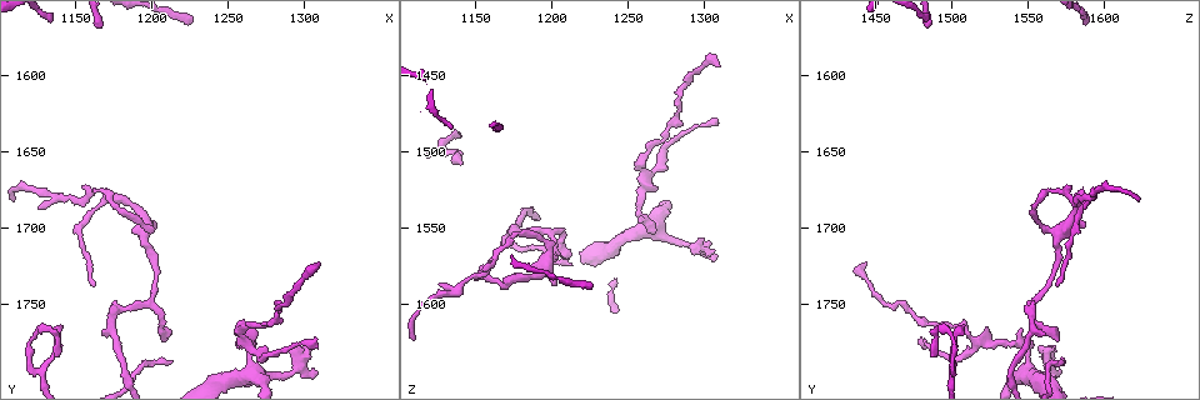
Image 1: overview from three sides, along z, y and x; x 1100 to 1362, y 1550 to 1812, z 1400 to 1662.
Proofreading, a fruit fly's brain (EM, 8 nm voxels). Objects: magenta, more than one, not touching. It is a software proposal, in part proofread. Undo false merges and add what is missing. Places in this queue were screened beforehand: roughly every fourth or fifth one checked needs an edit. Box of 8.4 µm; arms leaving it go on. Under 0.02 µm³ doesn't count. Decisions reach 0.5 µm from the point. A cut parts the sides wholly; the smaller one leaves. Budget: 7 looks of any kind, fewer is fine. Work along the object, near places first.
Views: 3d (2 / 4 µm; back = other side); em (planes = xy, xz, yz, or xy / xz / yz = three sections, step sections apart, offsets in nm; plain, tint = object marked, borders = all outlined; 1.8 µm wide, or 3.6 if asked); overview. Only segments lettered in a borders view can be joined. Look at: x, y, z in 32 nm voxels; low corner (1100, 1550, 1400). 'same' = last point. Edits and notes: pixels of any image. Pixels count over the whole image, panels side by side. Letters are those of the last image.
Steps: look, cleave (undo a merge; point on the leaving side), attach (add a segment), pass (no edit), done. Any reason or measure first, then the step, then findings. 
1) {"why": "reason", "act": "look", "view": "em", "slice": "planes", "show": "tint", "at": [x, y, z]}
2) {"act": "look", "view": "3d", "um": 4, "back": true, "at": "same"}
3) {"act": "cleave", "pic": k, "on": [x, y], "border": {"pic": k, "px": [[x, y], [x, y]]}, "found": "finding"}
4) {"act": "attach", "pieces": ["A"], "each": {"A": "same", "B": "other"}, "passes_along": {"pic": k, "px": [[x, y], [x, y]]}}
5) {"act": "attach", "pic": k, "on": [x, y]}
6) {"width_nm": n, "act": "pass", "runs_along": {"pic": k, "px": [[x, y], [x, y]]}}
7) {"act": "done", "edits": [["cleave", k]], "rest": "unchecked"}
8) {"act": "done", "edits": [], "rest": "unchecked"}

{"why": "three arms meet", "act": "look", "view": "em", "slice": "planes", "show": "plain", "at": [1194, 1700, 1570]}

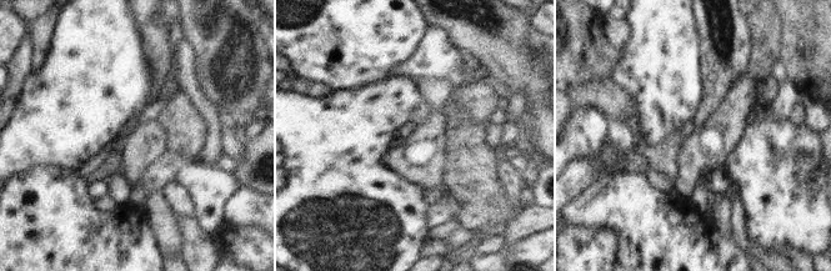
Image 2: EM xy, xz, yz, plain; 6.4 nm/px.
{"act": "look", "view": "em", "slice": "planes", "show": "borders", "at": "same"}

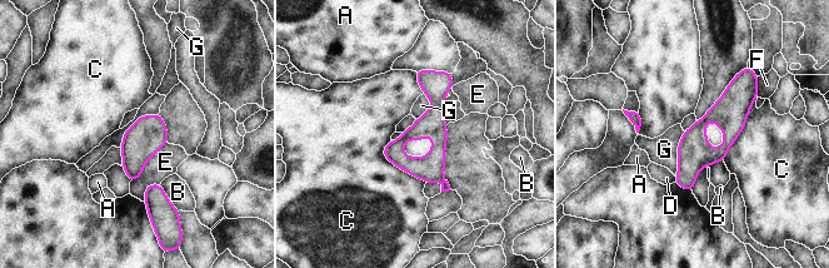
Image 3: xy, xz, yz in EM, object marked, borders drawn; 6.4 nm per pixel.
{"act": "pass", "each": {"A": "other", "B": "other", "C": "other", "D": "other", "E": "other", "F": "other", "G": "other"}, "runs_along": {"pic": 3, "px": [[753, 83], [698, 127], [680, 182]]}, "found": "continuous, no second neuron"}

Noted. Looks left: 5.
{"act": "look", "view": "3d", "um": 4, "back": true, "at": [1208, 1774, 1568]}

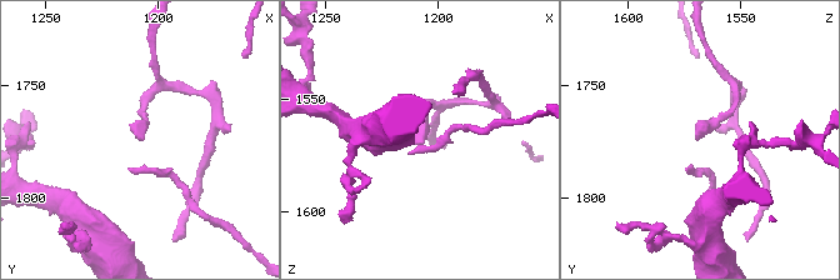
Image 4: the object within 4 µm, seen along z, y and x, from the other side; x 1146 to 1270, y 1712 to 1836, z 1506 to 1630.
{"act": "look", "view": "em", "slice": "planes", "show": "borders", "at": [1210, 1773, 1568]}

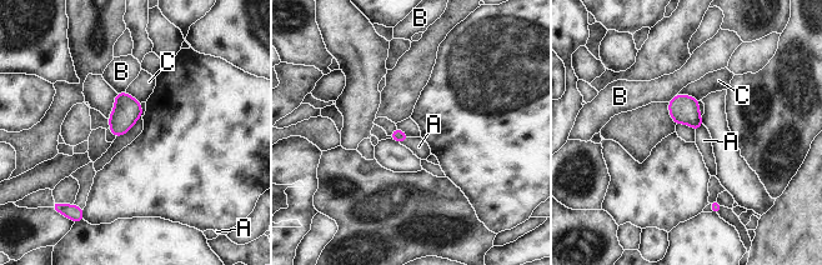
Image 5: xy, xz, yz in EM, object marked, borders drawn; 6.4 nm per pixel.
{"act": "attach", "pieces": ["A"], "each": {"A": "same", "B": "other", "C": "other"}, "passes_along": {"pic": 5, "px": [[397, 135], [404, 141], [419, 146]]}, "found": "it goes on there"}

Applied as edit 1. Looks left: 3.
{"why": "abrupt turn", "act": "look", "view": "em", "slice": "planes", "show": "borders", "at": [1266, 1794, 1550]}

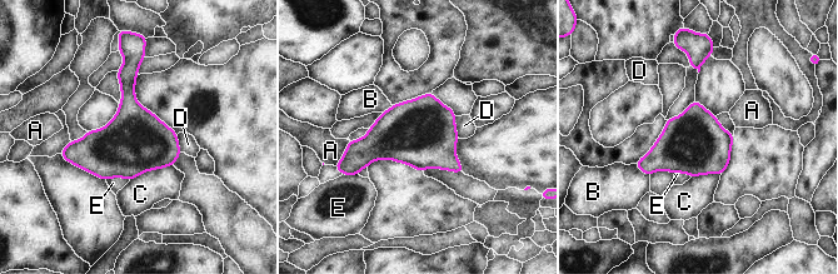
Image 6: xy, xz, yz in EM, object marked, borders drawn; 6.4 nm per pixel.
{"longest_contact_nm": ["C", 300], "act": "pass", "each": {"A": "other", "B": "other", "C": "other", "D": "other", "E": "other"}, "border": {"pic": 6, "px": [[455, 115], [458, 136]]}, "found": "all the same neuron"}

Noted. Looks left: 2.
{"act": "done", "edits": [["attach", 5]], "rest": "unchecked"}

